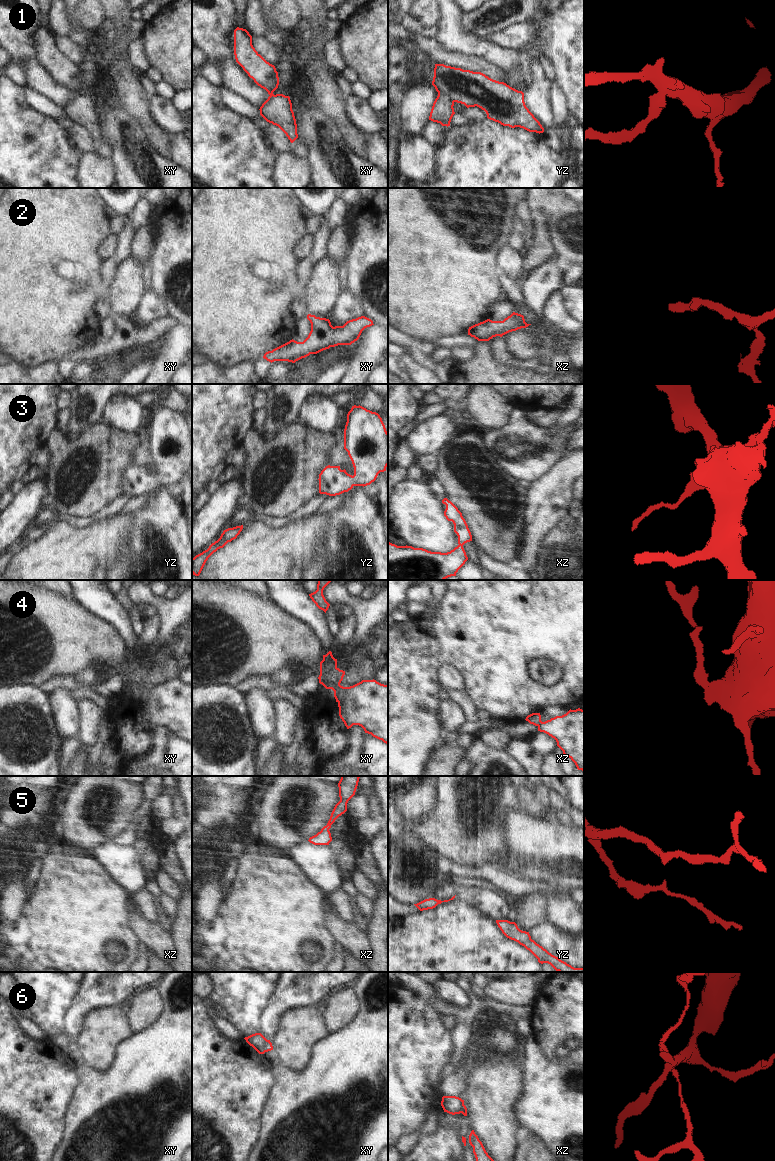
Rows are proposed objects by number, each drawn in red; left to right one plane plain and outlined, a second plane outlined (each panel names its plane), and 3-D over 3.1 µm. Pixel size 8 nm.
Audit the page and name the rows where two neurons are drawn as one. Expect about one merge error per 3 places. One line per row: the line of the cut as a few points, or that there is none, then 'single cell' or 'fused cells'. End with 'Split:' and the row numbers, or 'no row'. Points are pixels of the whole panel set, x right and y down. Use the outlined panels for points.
1: cut in yz along (438, 93), (446, 95), (453, 102); fused cells
2: no cut; single cell
3: no cut; single cell
4: cut in xy along (345, 687), (343, 698), (338, 702); fused cells
5: no cut; single cell
6: cut in xy along (268, 1040), (264, 1051); fused cells
Split: 1, 4, 6

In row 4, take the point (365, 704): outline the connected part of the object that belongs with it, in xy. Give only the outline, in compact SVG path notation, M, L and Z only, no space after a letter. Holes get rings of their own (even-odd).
M362 680L361 682L345 687L344 699L338 702L339 716L347 729L353 725L361 726L365 733L382 740L388 745L388 685L376 680Z

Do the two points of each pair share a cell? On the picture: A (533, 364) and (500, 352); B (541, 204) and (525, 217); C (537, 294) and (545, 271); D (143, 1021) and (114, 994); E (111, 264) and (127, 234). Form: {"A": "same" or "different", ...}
{"A": "same", "B": "different", "C": "same", "D": "different", "E": "different"}

